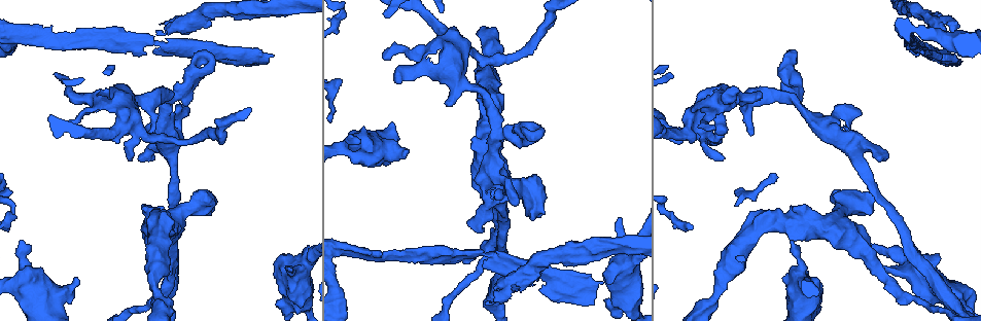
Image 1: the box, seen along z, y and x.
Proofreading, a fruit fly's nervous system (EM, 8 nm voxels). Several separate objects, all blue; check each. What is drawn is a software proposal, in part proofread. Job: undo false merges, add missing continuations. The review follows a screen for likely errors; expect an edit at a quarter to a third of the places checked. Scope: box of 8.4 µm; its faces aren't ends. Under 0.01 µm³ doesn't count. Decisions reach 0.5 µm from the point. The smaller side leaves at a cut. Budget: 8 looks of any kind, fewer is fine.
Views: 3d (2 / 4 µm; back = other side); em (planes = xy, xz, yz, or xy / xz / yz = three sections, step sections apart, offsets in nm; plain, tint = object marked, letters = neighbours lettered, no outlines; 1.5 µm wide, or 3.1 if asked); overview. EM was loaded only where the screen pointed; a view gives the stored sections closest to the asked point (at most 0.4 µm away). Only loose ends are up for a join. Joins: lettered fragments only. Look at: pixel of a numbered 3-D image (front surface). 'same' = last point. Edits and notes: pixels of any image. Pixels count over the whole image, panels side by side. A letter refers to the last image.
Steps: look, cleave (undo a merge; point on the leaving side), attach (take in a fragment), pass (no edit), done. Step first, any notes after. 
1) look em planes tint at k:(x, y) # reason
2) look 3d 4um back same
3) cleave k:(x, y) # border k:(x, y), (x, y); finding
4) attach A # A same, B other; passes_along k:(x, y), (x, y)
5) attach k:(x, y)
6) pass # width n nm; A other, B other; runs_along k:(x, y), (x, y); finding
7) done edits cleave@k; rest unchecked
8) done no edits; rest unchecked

look em yz step 4 tint at 1:(959, 62) # free end

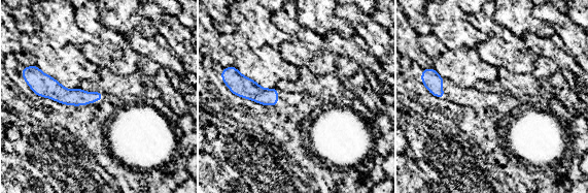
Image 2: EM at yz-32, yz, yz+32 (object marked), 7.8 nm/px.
look em planes letters same # cut it another way

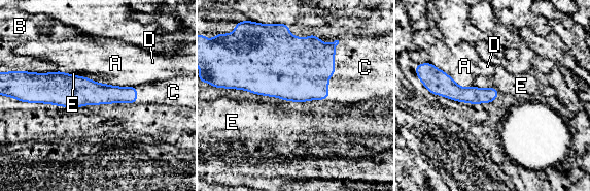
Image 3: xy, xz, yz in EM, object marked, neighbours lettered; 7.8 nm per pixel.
attach C # A other, B other, C same, D other, E other; the cell continues

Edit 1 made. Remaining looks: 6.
look 3d 4um at 1:(876, 158)

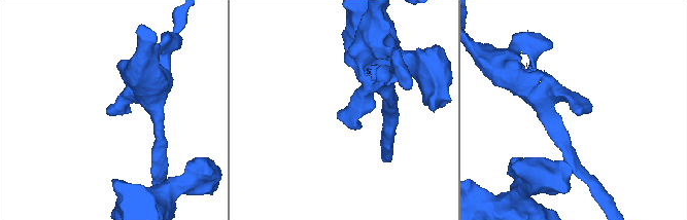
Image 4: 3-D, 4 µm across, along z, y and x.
look em planes tint at 4:(338, 113)

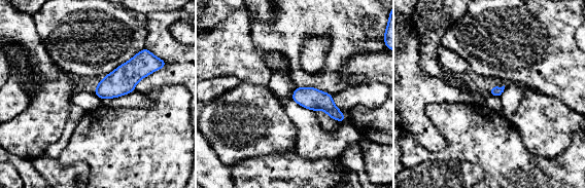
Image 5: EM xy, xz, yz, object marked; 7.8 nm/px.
look em planes letters same

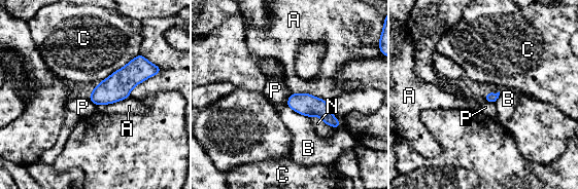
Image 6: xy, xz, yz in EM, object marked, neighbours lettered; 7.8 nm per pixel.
pass # A other, B other, C other, N other, P other; border 6:(291, 93), (285, 105); no lettered fragment goes on from it

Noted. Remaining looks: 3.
done edits attach@3; rest unchecked

